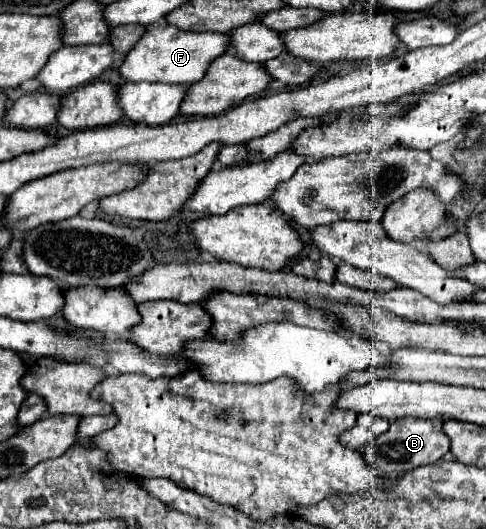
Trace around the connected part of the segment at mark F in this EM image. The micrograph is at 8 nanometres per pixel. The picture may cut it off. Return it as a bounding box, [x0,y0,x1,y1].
[118,25,228,85]

